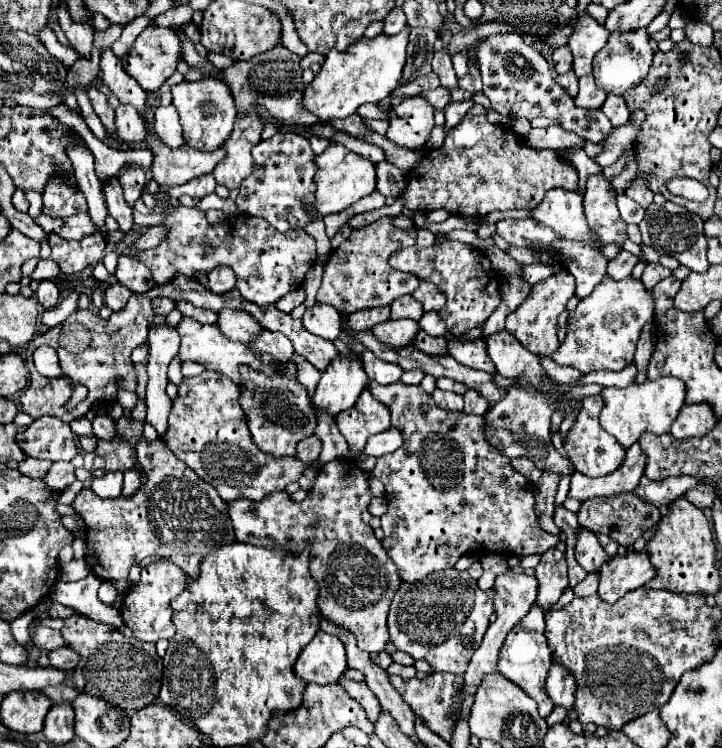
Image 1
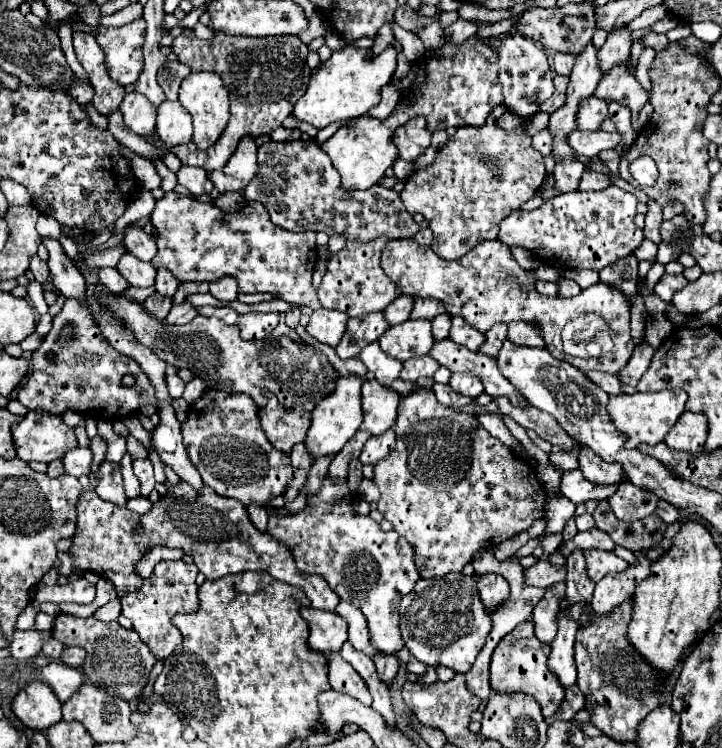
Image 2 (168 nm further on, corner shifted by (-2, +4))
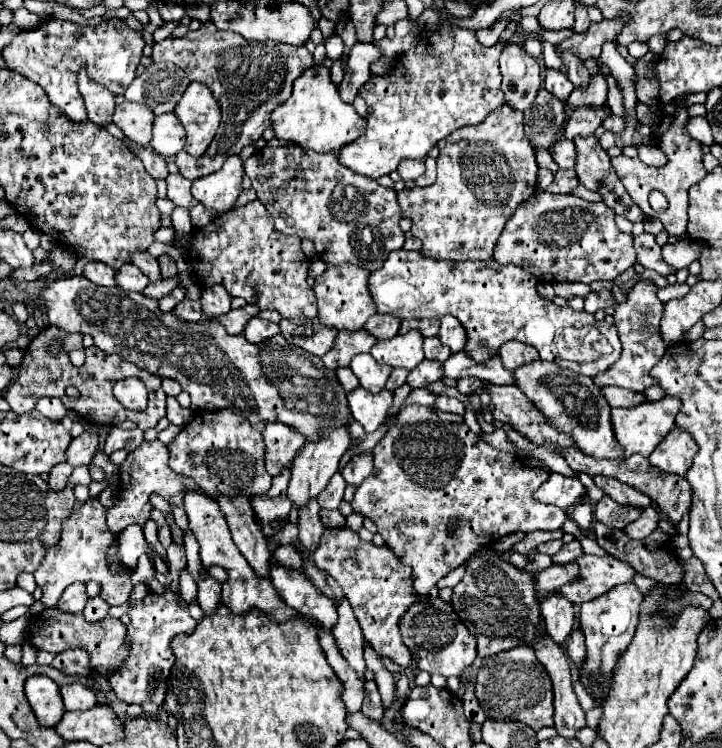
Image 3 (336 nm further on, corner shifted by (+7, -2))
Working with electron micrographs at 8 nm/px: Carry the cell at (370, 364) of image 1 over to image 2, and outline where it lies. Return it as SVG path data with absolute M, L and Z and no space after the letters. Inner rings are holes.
M372 342L368 348L364 348L360 352L360 360L374 374L374 378L384 386L390 386L402 370L402 362L396 358L388 358L388 354L380 350L378 342Z

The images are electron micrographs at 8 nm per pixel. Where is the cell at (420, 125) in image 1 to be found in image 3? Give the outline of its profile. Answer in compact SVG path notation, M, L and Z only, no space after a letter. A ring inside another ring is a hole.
M405 158L399 168L397 168L399 176L403 180L415 180L419 178L423 172L425 172L425 158L419 158L419 160L411 160L411 158Z

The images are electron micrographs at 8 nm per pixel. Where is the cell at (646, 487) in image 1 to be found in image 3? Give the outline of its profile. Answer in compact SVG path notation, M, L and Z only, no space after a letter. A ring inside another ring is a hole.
M603 496L595 506L595 518L613 530L623 530L625 524L635 522L641 516L641 512L643 508L629 506L629 504L617 504L609 496Z

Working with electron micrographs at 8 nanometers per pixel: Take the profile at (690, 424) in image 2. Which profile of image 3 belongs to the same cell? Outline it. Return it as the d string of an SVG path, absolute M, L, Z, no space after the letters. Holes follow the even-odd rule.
M675 426L663 438L663 442L655 448L655 452L649 456L649 460L653 466L657 466L665 472L685 476L695 452L697 452L697 444L695 444L695 440L691 440L691 434L687 434L683 428Z

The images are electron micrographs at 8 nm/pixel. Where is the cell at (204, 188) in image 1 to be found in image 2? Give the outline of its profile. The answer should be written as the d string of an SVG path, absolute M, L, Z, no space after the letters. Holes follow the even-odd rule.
M182 166L178 172L178 184L184 186L190 194L200 196L200 194L210 194L212 192L212 182L208 180L206 170L202 168L192 168L192 166Z

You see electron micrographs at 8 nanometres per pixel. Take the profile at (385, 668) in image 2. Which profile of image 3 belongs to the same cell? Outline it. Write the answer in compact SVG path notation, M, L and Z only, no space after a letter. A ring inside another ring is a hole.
M367 680L365 682L365 702L363 702L361 710L363 710L365 716L381 722L381 718L383 718L383 704L381 704L381 696L379 696L375 680Z

